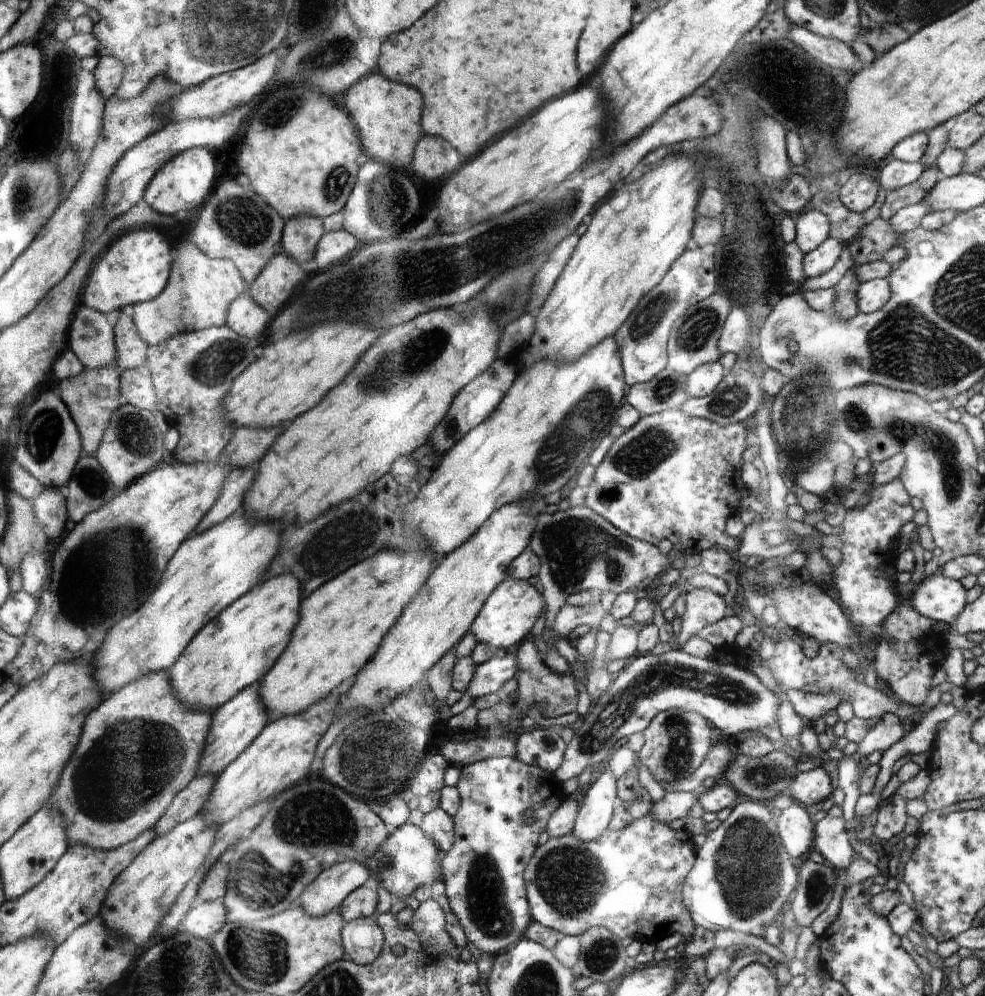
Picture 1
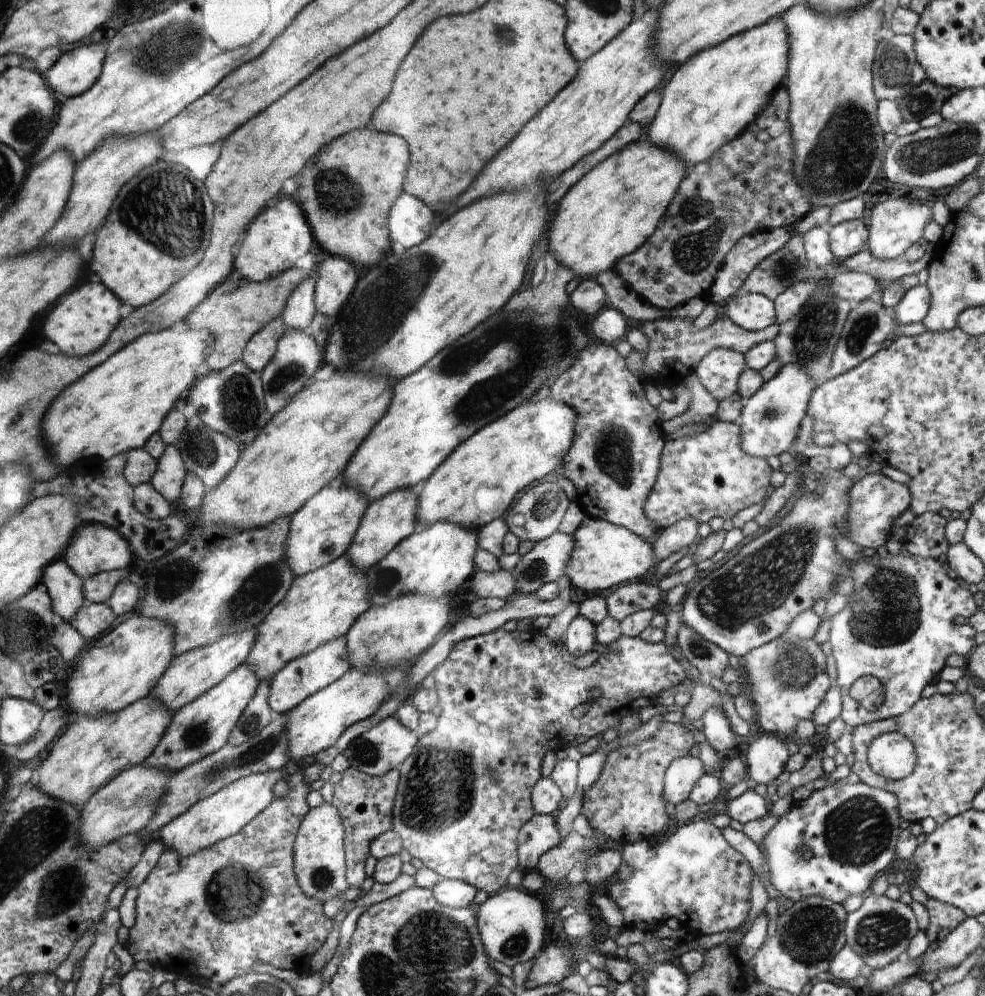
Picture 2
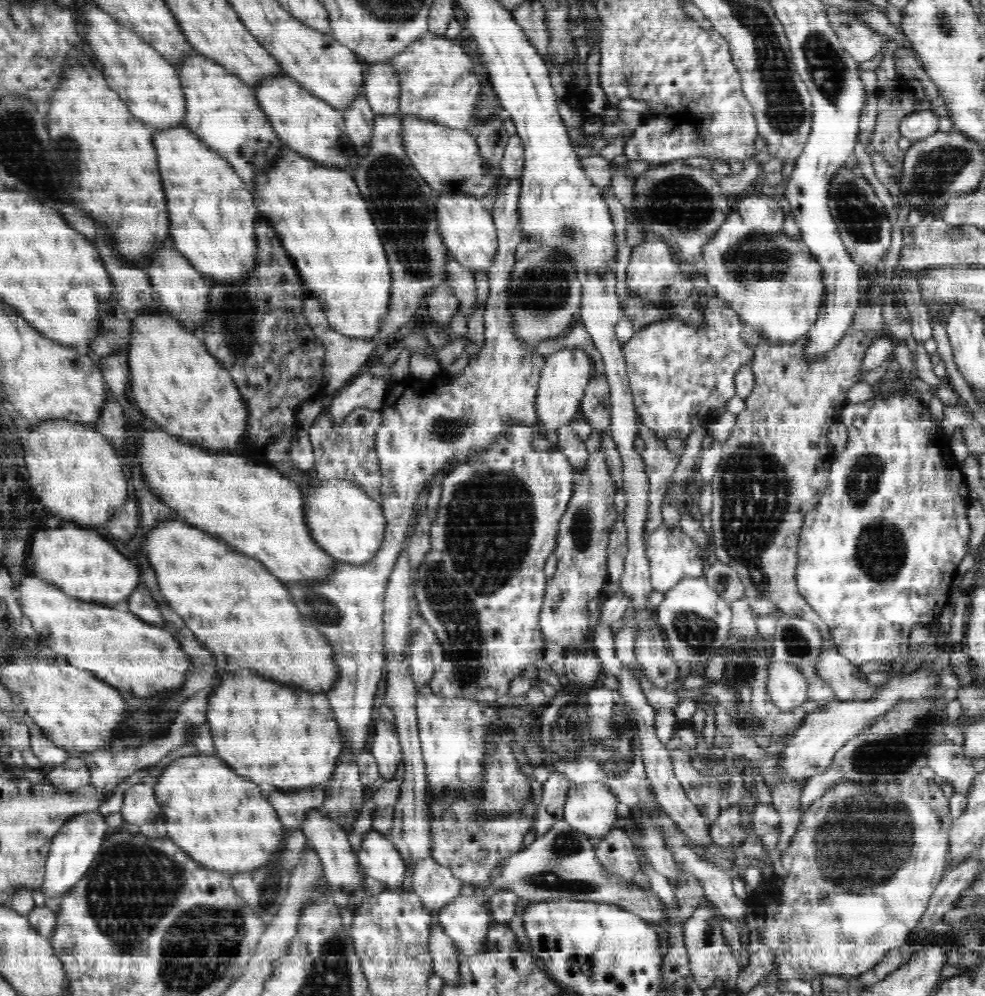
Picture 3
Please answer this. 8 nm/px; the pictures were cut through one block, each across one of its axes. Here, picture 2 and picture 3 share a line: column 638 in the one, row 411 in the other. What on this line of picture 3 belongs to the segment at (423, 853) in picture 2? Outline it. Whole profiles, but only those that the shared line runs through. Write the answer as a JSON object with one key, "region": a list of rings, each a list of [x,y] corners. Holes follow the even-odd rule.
{"region":[[[714,298],[714,300],[702,300],[704,302],[703,316],[705,322],[698,330],[677,320],[651,322],[635,332],[630,340],[623,345],[623,355],[627,364],[626,375],[630,378],[630,388],[633,392],[635,410],[642,423],[657,434],[659,439],[681,438],[689,442],[693,428],[709,428],[712,420],[712,412],[722,410],[724,403],[737,395],[734,385],[734,376],[737,376],[740,368],[753,360],[753,352],[740,338],[742,329],[748,329],[744,322],[734,314],[734,310],[728,306],[726,300]]]}

